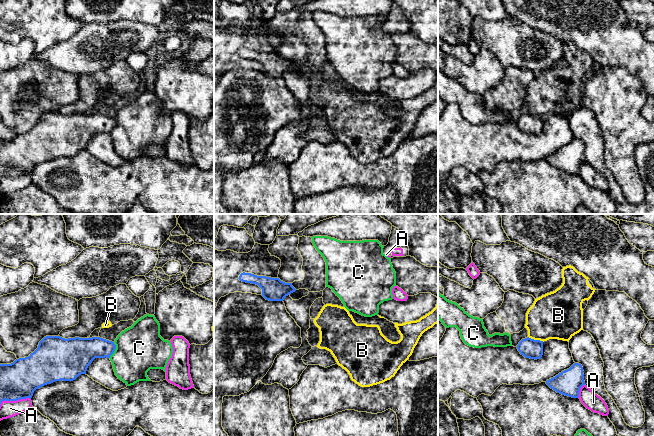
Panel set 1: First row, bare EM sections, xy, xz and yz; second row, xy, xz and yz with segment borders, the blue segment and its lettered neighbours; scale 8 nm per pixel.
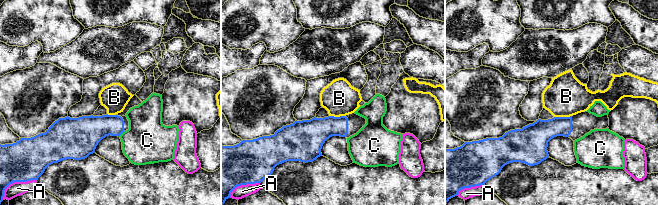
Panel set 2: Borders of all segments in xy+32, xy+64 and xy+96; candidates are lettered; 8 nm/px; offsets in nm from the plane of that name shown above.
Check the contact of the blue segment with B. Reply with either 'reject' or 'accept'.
reject

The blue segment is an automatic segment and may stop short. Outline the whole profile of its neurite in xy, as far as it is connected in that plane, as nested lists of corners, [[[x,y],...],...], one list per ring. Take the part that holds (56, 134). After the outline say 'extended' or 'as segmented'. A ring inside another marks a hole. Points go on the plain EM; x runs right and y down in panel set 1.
[[[46,112],[28,133],[16,135],[11,140],[0,140],[0,180],[5,176],[31,175],[36,165],[55,157],[73,157],[79,151],[86,150],[95,134],[110,134],[115,125],[114,118],[100,113],[65,115]]]; as segmented

